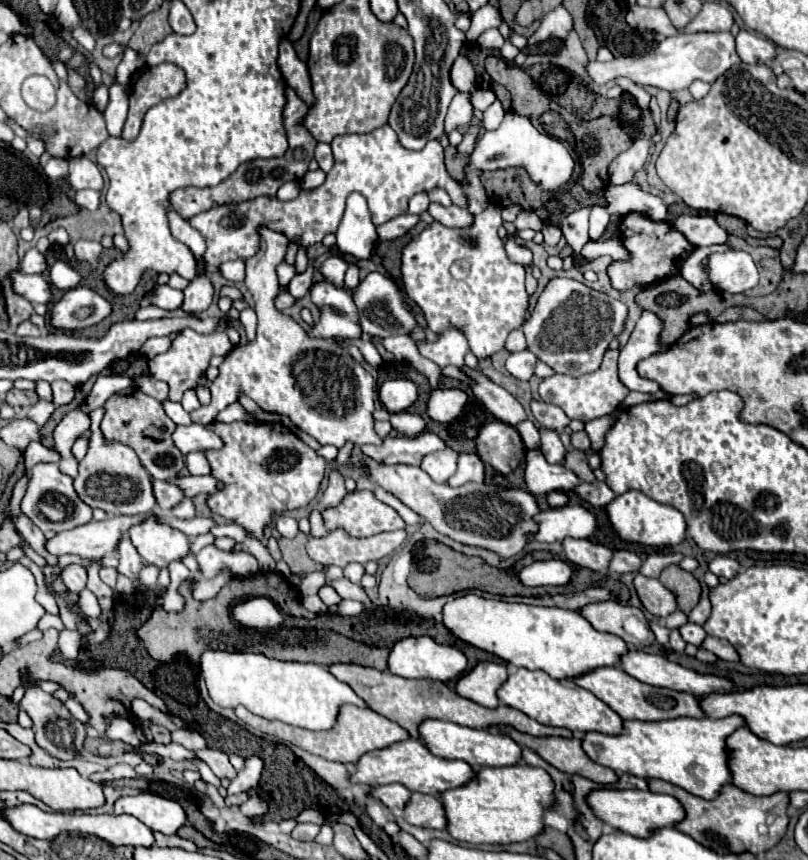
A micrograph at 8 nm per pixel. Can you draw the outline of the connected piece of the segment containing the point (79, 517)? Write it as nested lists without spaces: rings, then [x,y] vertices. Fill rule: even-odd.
[[[38,463],[30,469],[28,489],[22,499],[22,513],[26,513],[42,531],[66,531],[74,529],[76,525],[84,525],[92,519],[92,509],[76,497],[76,491],[72,487],[72,477],[62,473],[56,463]],[[52,509],[54,509],[54,521],[50,519],[48,513]]]

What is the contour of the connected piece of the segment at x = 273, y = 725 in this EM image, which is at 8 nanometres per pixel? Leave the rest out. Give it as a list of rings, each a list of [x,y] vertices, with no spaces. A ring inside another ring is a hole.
[[[342,705],[336,717],[336,723],[330,731],[308,731],[308,729],[300,729],[300,727],[292,727],[292,725],[284,725],[280,721],[268,721],[262,719],[258,715],[252,715],[248,709],[244,707],[236,707],[236,715],[250,727],[268,733],[268,735],[276,735],[286,743],[292,743],[296,747],[302,747],[308,753],[320,755],[324,759],[330,761],[338,761],[338,763],[356,763],[360,755],[374,751],[374,749],[382,749],[388,747],[396,741],[404,741],[408,739],[408,731],[404,731],[400,725],[396,725],[394,721],[386,719],[384,715],[372,711],[370,707],[356,707],[356,705]]]

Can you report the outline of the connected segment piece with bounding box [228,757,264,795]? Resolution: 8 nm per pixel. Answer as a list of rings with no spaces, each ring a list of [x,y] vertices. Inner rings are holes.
[[[250,757],[246,759],[246,767],[242,771],[238,771],[238,777],[230,783],[228,787],[228,795],[234,795],[234,793],[248,793],[250,789],[256,789],[258,787],[258,781],[260,781],[260,773],[262,773],[262,759],[258,757]]]

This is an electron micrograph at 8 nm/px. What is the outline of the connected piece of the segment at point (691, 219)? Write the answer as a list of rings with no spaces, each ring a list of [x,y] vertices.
[[[680,215],[674,227],[684,233],[684,237],[694,247],[704,247],[712,243],[726,243],[728,233],[714,221],[712,215]]]

